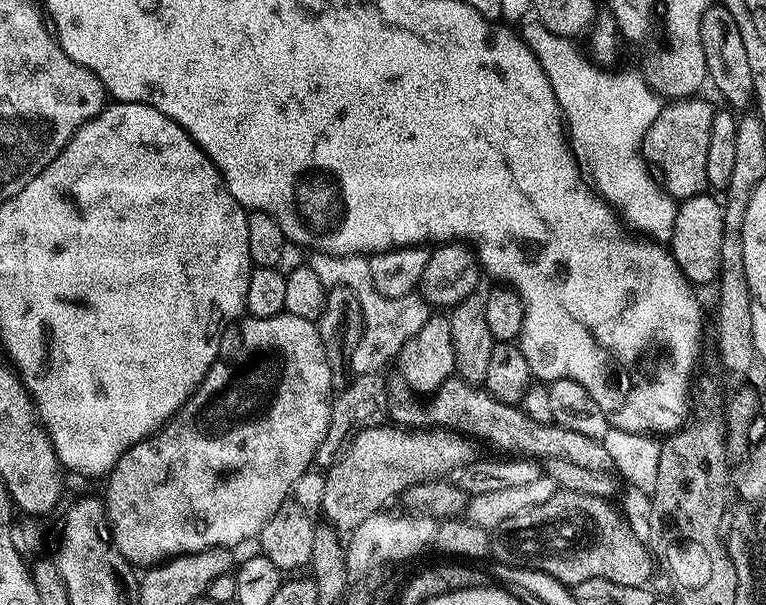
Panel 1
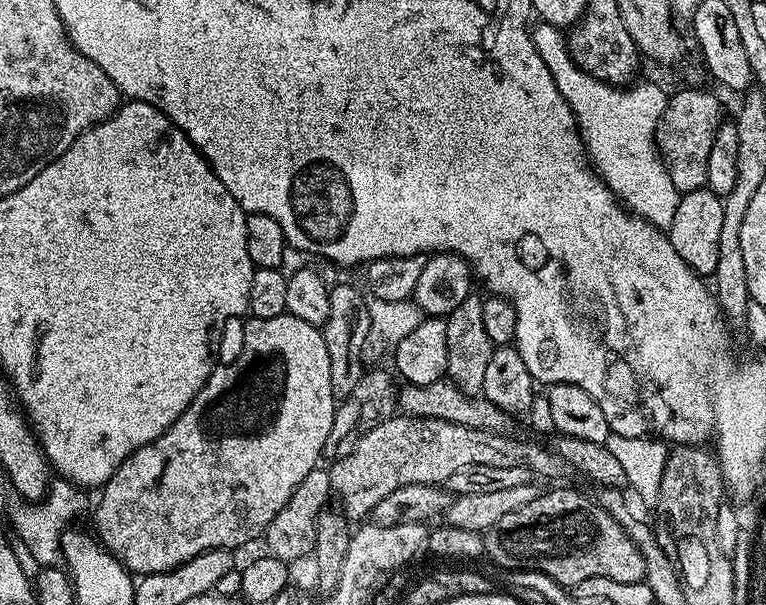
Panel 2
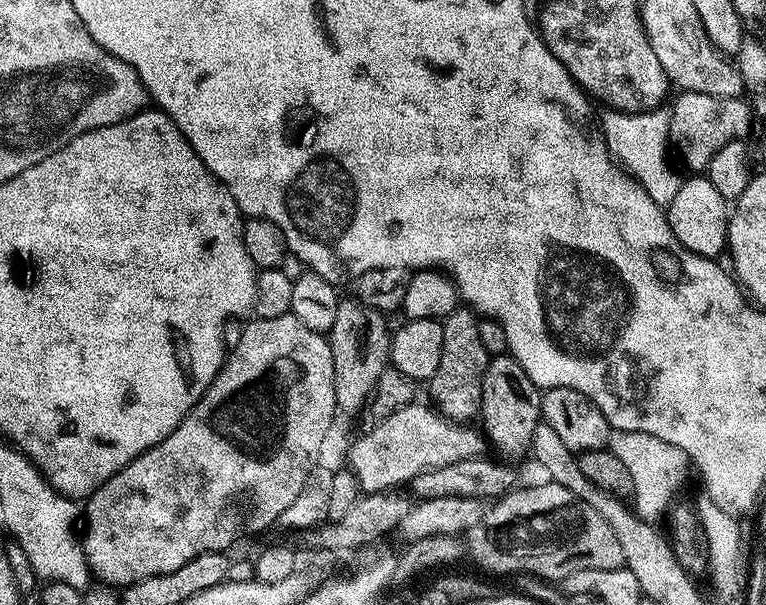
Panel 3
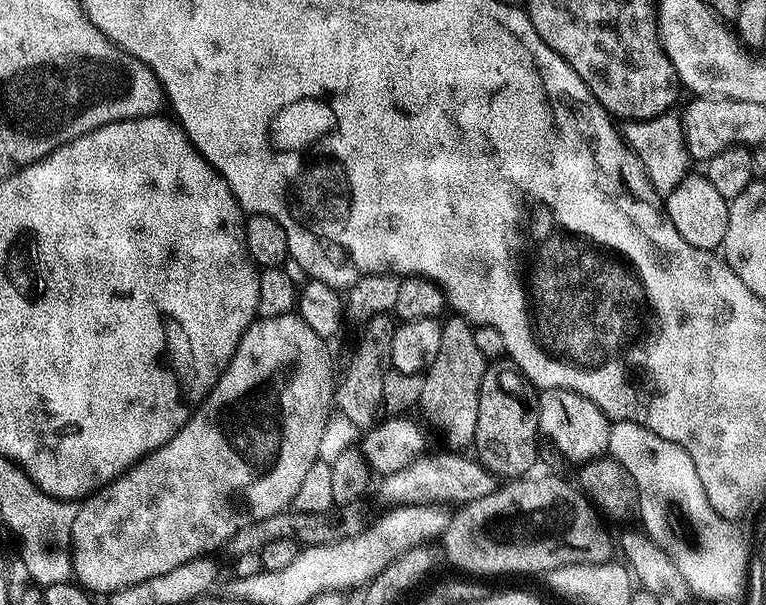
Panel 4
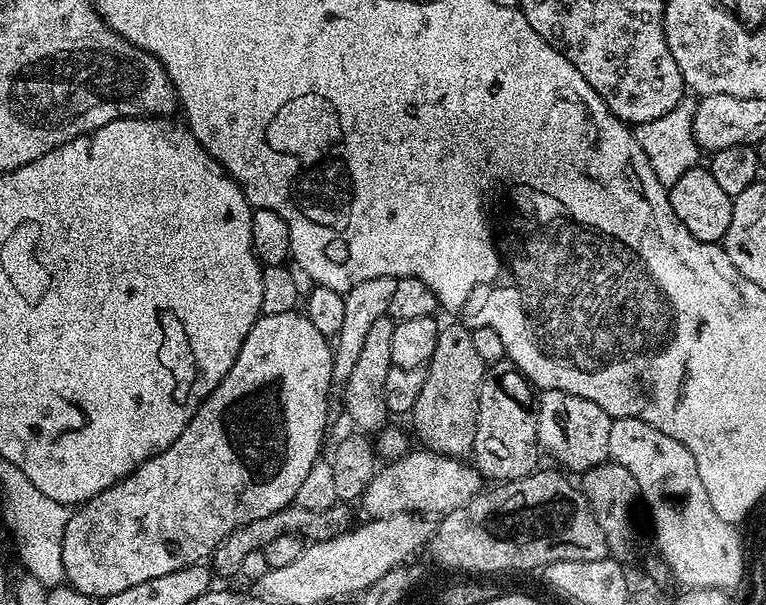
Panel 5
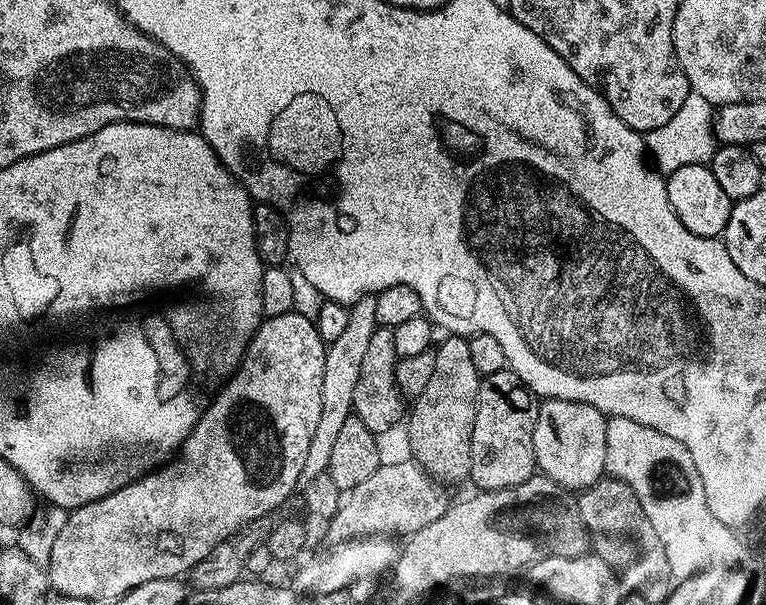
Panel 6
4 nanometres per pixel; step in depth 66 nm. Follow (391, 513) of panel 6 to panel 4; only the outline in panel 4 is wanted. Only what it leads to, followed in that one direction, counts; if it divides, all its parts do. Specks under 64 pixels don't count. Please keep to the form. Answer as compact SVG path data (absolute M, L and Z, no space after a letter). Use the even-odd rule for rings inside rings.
M425 455L414 461L408 468L387 475L380 492L393 505L401 504L442 504L445 506L463 506L475 504L476 500L494 494L498 487L498 477L481 464L479 459L468 456L432 456Z

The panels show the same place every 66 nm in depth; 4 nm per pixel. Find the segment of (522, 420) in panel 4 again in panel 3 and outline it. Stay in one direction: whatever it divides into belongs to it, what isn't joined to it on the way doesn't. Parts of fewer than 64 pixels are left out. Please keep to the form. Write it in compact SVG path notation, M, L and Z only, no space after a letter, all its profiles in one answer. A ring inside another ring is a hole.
M511 354L491 357L482 378L482 398L478 413L479 419L484 419L482 428L487 439L510 454L527 453L532 446L534 428L542 420L541 395L541 389L537 388L530 374L522 370L522 366Z

